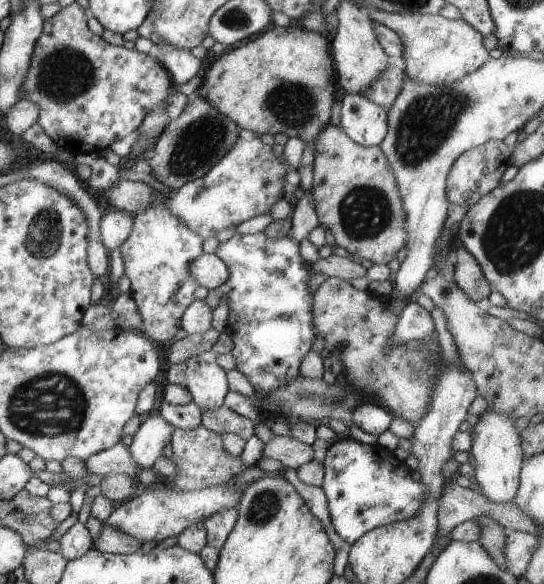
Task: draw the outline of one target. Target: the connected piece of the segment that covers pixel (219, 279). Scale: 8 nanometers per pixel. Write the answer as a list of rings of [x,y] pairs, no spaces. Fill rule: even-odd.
[[[201,253],[189,262],[189,274],[197,285],[211,290],[221,286],[229,276],[225,263],[215,254]]]

